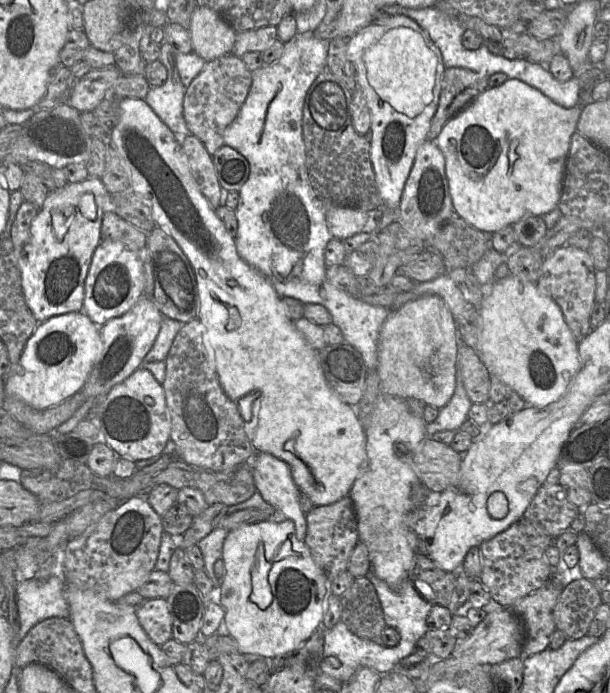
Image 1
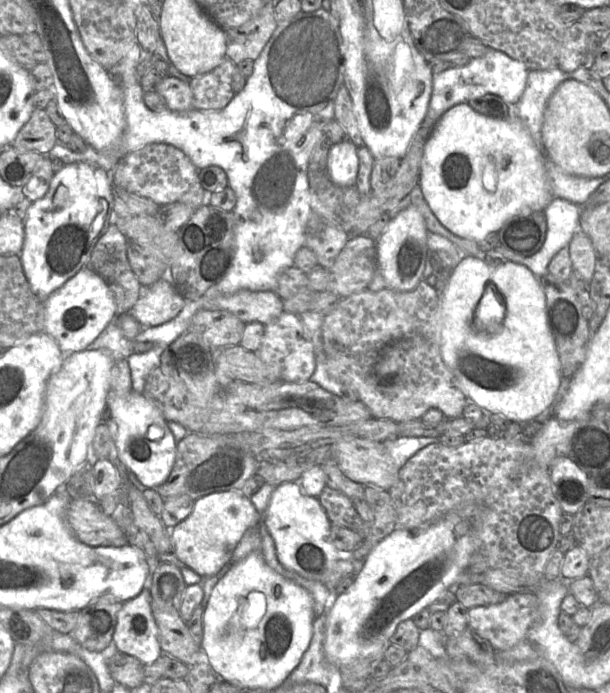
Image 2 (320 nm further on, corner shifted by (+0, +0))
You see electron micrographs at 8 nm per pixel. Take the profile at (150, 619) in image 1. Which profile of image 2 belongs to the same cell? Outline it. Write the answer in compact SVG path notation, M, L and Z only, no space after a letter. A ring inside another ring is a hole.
M143 588L137 596L122 603L112 642L118 652L133 656L144 665L155 662L163 654L150 589Z

